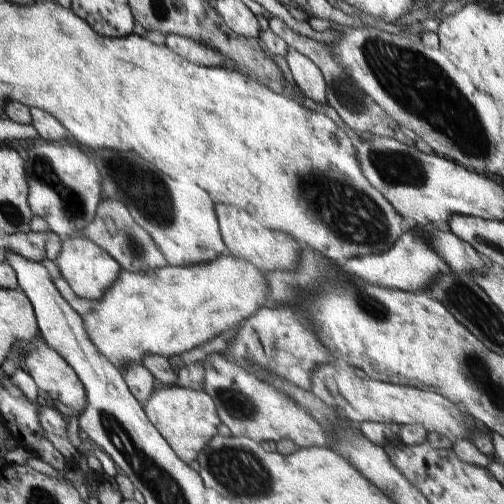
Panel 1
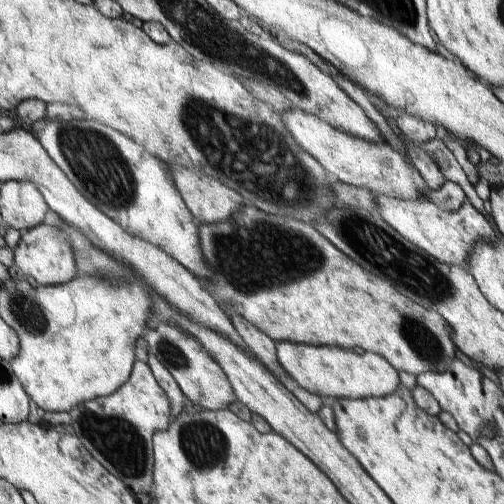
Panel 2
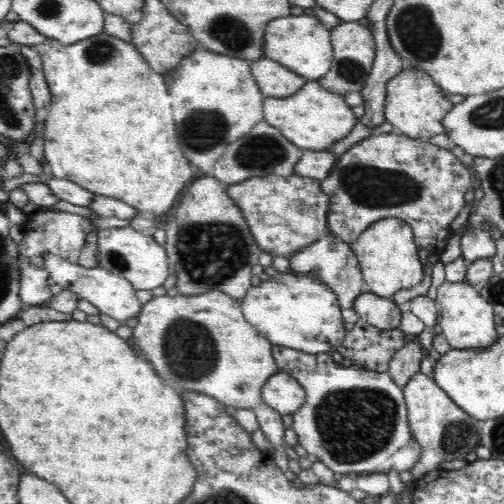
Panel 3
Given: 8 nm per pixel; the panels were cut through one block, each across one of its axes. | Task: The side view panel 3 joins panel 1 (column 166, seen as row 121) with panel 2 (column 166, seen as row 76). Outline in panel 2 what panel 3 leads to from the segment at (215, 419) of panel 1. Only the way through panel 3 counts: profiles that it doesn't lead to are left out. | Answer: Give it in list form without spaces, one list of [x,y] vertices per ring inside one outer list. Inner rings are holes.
[[[133,362],[133,374],[113,392],[101,398],[81,402],[67,410],[71,428],[81,446],[111,474],[133,490],[133,494],[151,494],[153,490],[153,434],[167,430],[171,408],[165,392],[153,380],[143,362]]]

